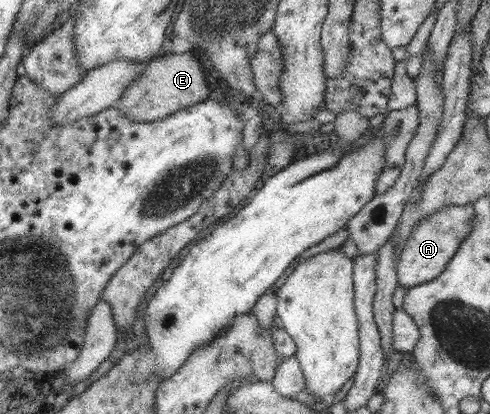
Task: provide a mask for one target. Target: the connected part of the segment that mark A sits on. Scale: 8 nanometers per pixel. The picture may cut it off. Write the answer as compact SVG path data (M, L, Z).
M471 204L462 206L443 206L434 214L427 216L412 227L408 235L408 241L402 246L400 257L395 261L397 282L404 288L412 288L424 282L432 281L438 274L441 274L452 258L460 243L466 239L468 231L472 229L473 208Z

